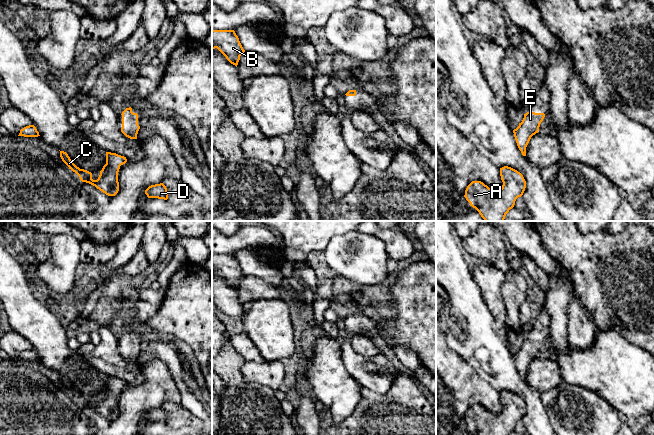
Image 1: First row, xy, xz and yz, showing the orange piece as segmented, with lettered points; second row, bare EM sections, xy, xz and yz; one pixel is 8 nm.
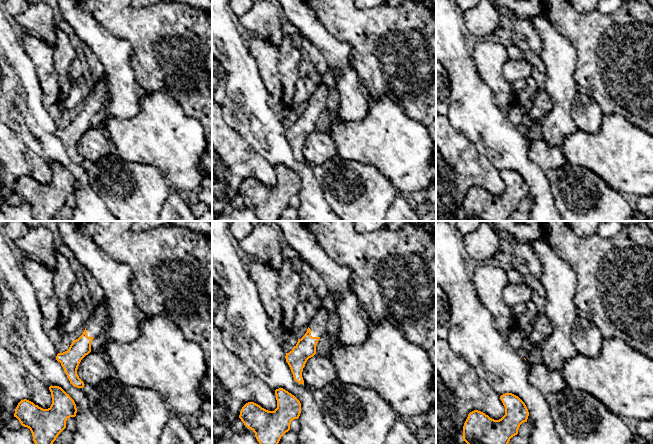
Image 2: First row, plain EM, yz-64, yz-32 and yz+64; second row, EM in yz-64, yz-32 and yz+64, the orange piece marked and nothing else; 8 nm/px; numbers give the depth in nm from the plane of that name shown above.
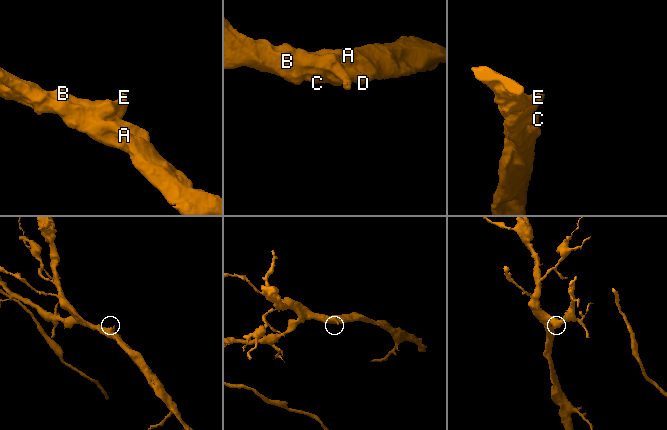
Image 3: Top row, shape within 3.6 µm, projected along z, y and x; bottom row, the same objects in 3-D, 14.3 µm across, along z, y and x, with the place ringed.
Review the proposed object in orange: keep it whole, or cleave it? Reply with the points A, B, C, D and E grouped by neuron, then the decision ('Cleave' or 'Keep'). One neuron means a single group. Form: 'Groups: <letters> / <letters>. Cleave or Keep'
Groups: A B C D E. Keep

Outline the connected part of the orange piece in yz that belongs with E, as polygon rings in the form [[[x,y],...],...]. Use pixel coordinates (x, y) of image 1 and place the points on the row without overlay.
[[[527,336],[519,350],[513,354],[517,370],[523,380],[526,380],[526,371],[531,361],[538,357],[544,341],[544,337]]]

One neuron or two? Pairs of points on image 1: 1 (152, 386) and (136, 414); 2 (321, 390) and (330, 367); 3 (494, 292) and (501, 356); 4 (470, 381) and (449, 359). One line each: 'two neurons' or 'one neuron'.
1: one neuron
2: one neuron
3: two neurons
4: one neuron

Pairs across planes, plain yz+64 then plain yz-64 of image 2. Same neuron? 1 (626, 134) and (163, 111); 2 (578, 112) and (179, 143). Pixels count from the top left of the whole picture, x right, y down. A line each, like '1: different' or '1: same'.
1: same
2: different

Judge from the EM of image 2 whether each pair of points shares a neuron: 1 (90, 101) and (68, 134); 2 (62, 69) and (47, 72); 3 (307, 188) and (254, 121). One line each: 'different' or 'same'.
1: same
2: different
3: same

